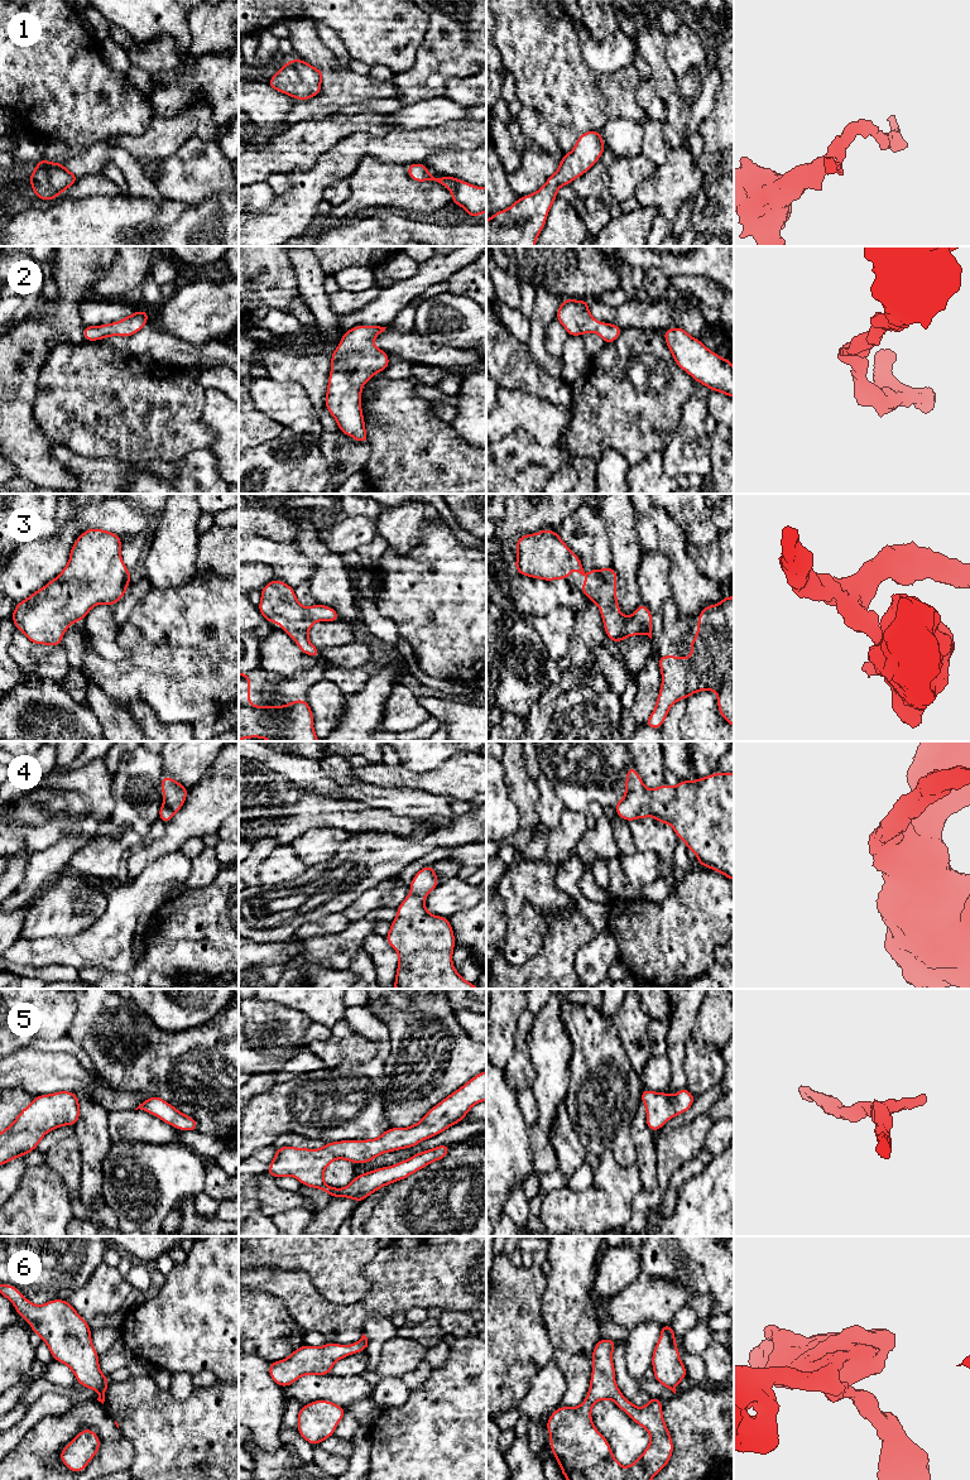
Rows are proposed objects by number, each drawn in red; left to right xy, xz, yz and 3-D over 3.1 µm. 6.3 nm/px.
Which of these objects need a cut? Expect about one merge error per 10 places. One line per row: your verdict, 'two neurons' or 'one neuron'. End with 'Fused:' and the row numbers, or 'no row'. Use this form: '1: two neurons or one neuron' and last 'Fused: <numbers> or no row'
1: one neuron
2: one neuron
3: one neuron
4: one neuron
5: one neuron
6: one neuron
Fused: no row

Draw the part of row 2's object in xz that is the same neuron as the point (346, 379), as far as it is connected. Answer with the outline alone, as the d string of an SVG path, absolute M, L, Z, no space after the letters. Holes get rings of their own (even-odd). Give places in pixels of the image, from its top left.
M355 326L342 333L340 346L331 354L325 405L345 434L369 443L361 410L364 384L389 365L388 352L374 346L374 338L385 331L380 326Z

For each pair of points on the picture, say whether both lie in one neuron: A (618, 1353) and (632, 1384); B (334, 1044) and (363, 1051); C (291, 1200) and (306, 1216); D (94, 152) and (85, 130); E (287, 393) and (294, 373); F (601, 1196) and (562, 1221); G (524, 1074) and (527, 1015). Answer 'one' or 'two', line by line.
A: one
B: one
C: two
D: two
E: two
F: one
G: one

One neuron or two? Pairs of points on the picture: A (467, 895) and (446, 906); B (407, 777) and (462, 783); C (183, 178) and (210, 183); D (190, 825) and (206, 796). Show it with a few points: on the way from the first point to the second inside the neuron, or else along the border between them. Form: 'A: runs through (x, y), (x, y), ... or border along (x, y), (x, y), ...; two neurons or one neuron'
A: runs through (462, 895), (456, 895), (451, 901); one neuron
B: runs through (421, 781), (449, 781); one neuron
C: runs through (190, 178), (203, 178); one neuron
D: runs through (197, 817), (205, 810), (206, 803); one neuron

